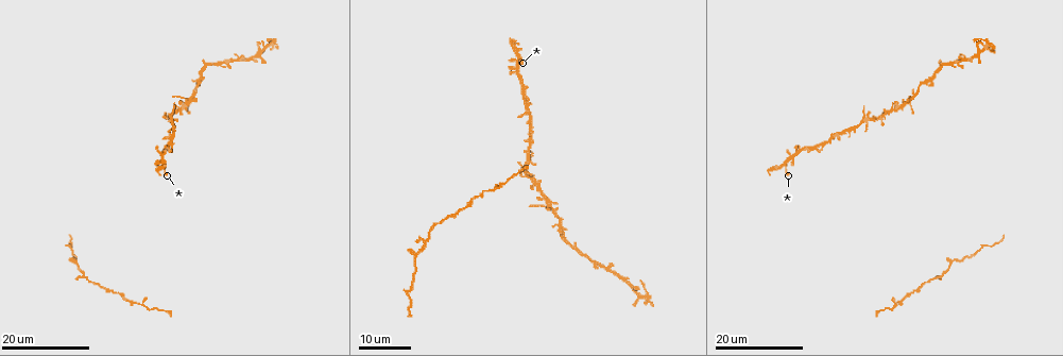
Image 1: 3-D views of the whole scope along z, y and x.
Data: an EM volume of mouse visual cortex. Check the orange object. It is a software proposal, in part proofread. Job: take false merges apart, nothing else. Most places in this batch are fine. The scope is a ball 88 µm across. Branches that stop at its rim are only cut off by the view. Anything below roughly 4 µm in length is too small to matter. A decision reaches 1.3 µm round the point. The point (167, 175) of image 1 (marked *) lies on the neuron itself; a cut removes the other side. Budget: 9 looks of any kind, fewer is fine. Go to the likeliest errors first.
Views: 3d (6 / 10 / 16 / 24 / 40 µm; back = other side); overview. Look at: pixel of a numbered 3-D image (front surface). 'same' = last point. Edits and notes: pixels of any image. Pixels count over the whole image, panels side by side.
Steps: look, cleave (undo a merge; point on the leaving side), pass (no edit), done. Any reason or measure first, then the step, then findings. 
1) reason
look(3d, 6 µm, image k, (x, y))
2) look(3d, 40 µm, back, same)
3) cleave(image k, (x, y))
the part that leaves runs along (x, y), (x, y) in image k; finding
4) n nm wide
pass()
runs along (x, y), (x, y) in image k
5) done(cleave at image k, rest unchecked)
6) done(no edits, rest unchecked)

calibre changes
look(3d, 16 µm, image 1, (427, 237))

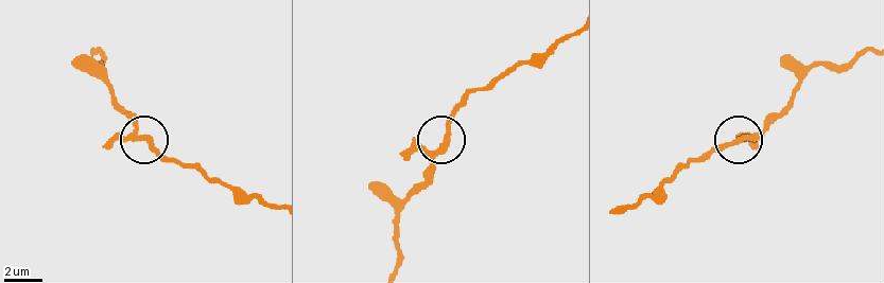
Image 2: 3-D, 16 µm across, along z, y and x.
look(3d, 10 µm, image 2, (741, 139))

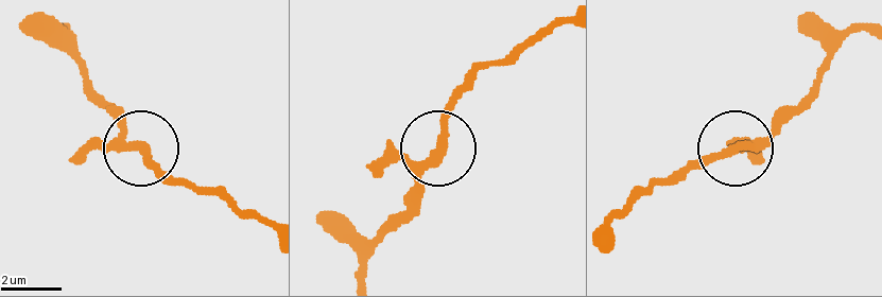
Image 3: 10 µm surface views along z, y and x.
pass()
runs along (561, 20), (478, 76), (450, 115), (437, 160), (397, 210) in image 3; continuous, no second neuron

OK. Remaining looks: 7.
three arms meet
look(3d, 16 µm, image 1, (980, 51))

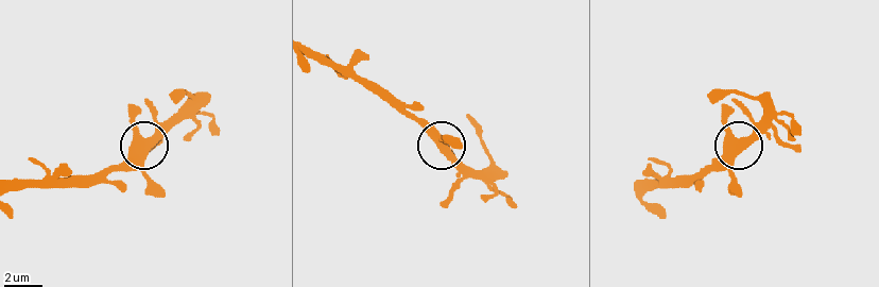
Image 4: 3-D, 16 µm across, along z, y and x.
look(3d, 6 µm, image 4, (744, 139))

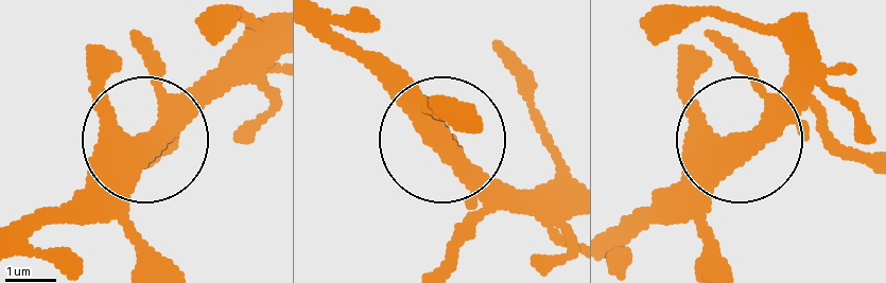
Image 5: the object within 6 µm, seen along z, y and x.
370 nm wide
pass()
runs along (21, 239), (72, 213), (220, 65) in image 5; continuous, no second neuron

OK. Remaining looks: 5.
calibre changes
look(3d, 24 µm, image 1, (920, 288))

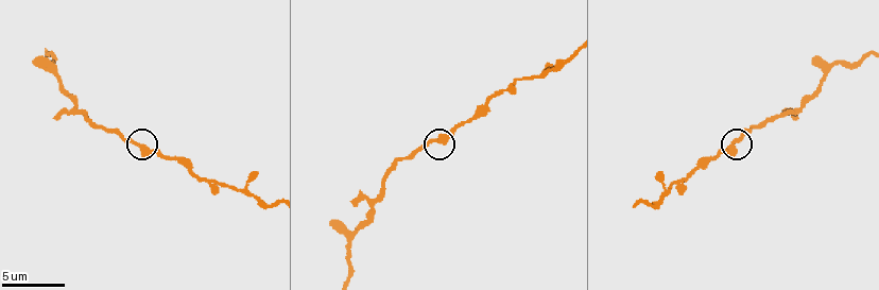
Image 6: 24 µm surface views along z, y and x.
look(3d, 6 µm, image 6, (431, 140))

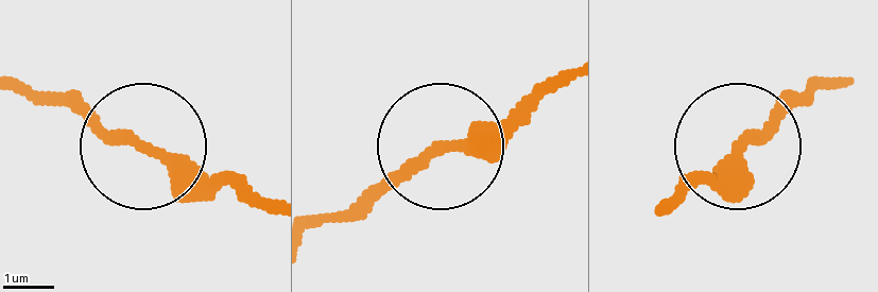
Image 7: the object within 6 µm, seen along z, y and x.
pass()
runs along (570, 70), (418, 155), (359, 210) in image 7; one neuron here

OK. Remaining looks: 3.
narrows sharply
look(3d, 24 µm, image 1, (412, 299))

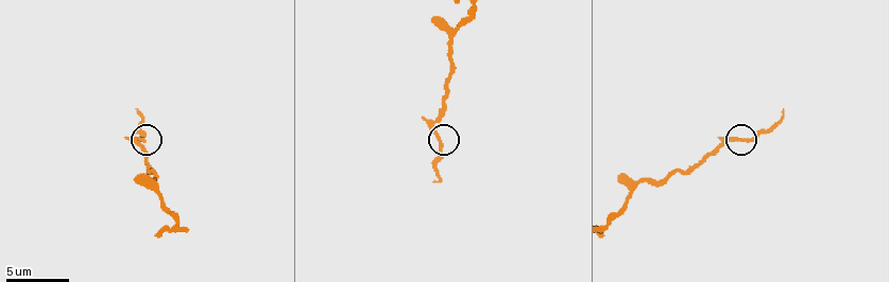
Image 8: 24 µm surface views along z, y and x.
look(3d, 10 µm, image 8, (438, 143))

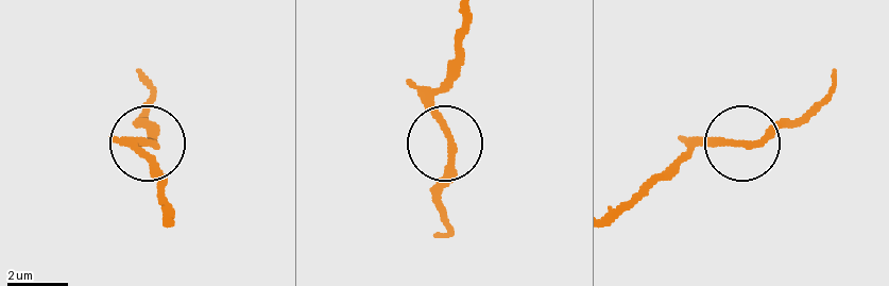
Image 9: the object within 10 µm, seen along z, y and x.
pass()
runs along (469, 16), (459, 69), (431, 107), (446, 146), (439, 212) in image 9; one neuron here

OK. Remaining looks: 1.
done(no edits, rest unchecked)

